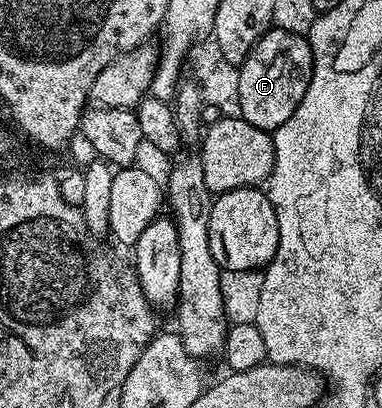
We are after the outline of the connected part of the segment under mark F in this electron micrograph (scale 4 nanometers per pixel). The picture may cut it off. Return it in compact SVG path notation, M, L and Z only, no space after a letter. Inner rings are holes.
M272 27L249 51L243 64L238 66L238 71L240 75L240 117L253 123L253 127L273 131L281 127L281 123L287 122L289 115L293 115L293 111L297 111L309 87L309 79L313 71L313 51L310 40L304 34Z

